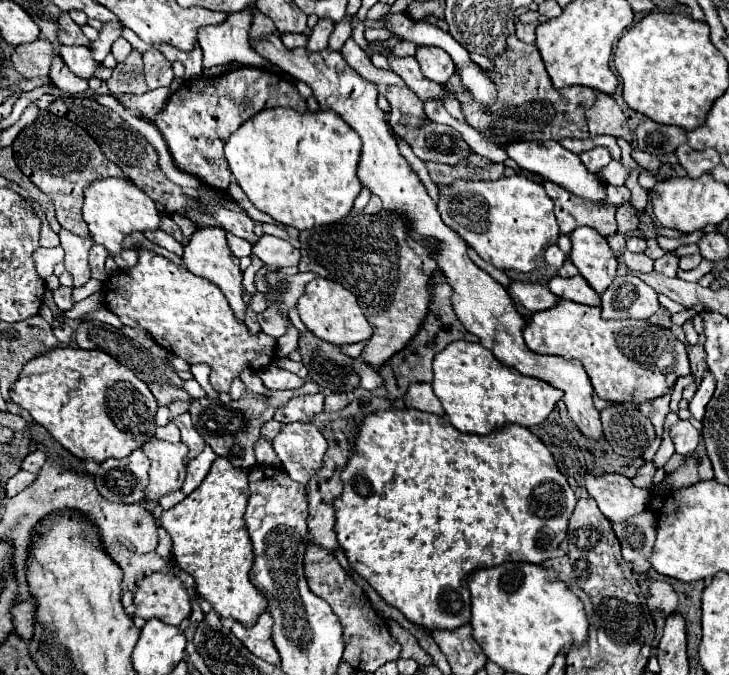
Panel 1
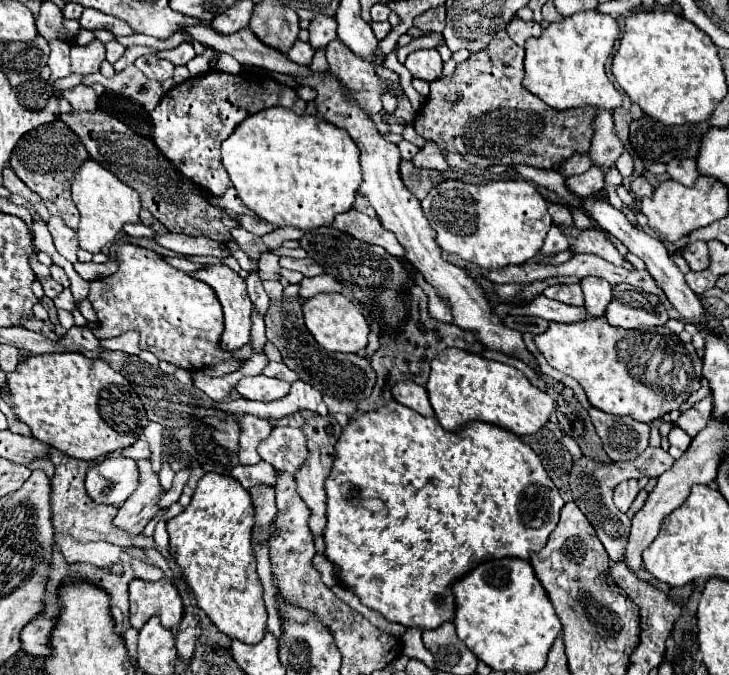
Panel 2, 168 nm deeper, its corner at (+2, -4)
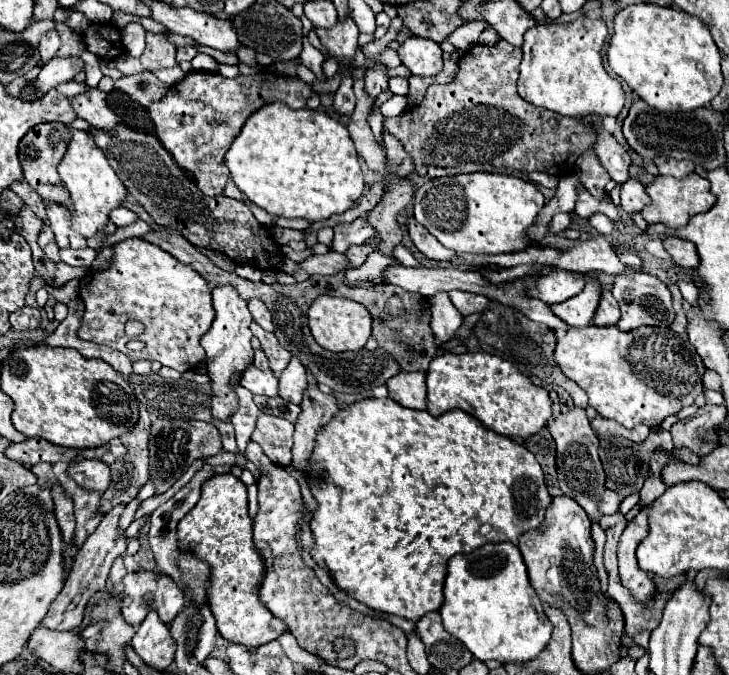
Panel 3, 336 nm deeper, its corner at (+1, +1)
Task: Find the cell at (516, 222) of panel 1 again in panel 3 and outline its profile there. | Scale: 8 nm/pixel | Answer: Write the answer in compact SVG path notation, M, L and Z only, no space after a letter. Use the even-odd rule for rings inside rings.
M468 173L430 179L416 187L412 201L414 219L424 225L444 247L456 253L514 253L528 247L526 229L544 207L544 195L534 183L500 173Z

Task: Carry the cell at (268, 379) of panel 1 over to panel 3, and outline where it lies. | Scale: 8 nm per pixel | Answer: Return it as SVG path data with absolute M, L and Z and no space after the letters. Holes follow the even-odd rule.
M254 365L250 369L246 369L240 385L246 387L248 391L252 391L254 395L266 395L266 397L278 395L278 379L274 377L274 373L256 369Z

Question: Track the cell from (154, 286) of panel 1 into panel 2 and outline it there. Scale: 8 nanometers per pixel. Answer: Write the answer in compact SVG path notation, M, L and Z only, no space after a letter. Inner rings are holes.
M123 244L117 248L117 260L119 270L107 278L93 280L89 284L89 300L97 312L97 332L93 328L93 334L97 338L113 338L127 330L137 330L141 334L141 350L153 352L159 360L167 360L179 368L185 370L201 370L205 366L213 366L219 362L227 362L233 358L233 352L227 352L221 348L221 332L223 332L223 312L221 302L217 296L213 296L213 290L209 284L199 282L187 272L175 270L169 266L159 254L135 246L135 244Z

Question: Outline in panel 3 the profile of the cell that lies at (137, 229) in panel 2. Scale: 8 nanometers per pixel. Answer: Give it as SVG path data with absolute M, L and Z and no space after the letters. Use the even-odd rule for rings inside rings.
M116 207L114 211L110 211L110 221L116 227L124 227L124 225L130 225L136 221L136 213L132 213L130 209L124 209L124 207Z

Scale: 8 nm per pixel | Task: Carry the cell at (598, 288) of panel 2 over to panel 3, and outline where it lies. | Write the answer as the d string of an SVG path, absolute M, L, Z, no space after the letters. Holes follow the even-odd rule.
M602 291L602 299L592 323L598 327L610 327L610 325L616 325L618 319L620 319L620 309L618 309L616 299L612 297L610 291Z

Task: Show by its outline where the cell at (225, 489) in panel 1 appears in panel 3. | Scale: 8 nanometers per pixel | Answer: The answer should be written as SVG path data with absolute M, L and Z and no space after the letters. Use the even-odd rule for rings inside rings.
M224 473L202 485L200 501L178 523L178 549L190 551L194 557L210 565L208 605L216 619L218 633L226 641L260 647L288 631L286 625L270 615L258 599L258 589L264 579L264 563L252 543L252 517L248 515L246 485L238 477Z

